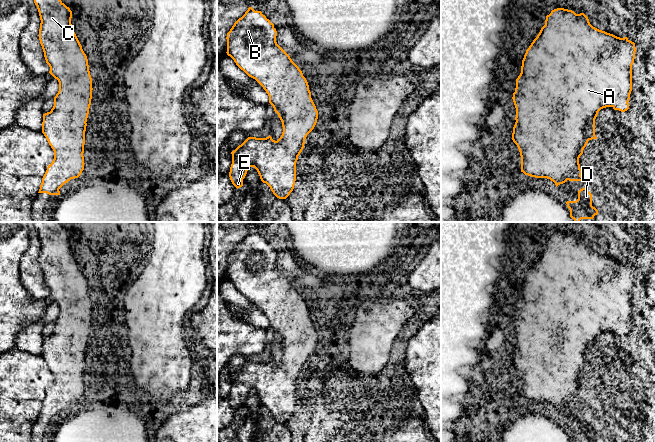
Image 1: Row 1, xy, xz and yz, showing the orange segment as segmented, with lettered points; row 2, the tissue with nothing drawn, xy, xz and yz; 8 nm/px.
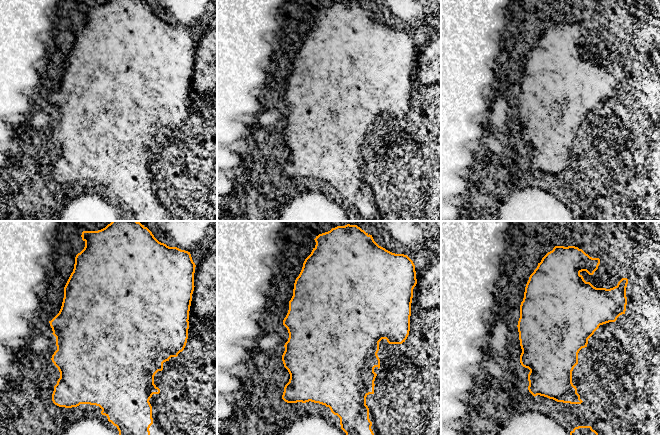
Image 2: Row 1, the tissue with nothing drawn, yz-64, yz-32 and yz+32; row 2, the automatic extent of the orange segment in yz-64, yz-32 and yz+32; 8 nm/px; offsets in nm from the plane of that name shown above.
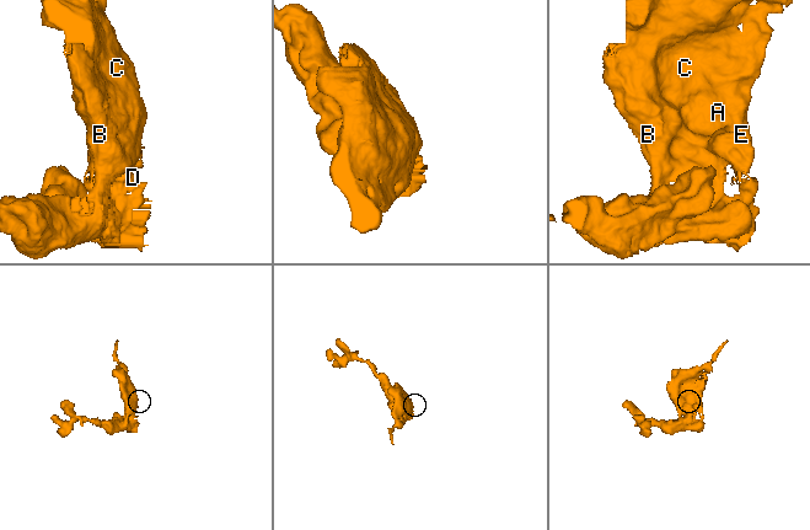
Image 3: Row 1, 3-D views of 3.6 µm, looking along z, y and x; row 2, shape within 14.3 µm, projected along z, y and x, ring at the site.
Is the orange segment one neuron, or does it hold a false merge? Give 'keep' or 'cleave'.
keep

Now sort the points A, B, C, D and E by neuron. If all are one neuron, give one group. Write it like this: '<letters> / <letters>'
A B C D E

